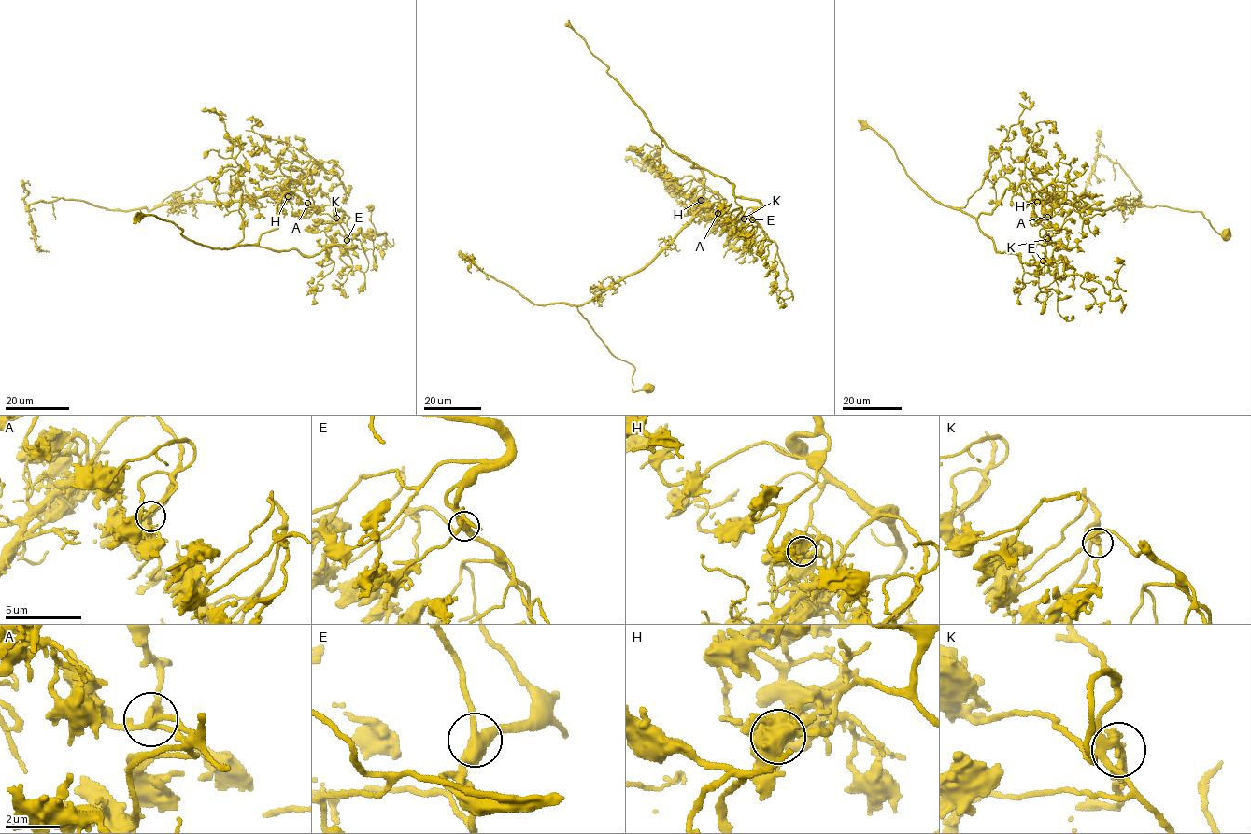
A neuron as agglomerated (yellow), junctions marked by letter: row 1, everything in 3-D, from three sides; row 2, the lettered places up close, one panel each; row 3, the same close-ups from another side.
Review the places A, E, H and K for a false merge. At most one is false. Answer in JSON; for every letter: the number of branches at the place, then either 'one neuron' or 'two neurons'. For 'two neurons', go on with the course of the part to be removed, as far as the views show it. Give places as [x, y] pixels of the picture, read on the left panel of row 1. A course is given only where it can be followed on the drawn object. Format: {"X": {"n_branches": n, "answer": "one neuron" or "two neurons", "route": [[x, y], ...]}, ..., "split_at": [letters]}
{"A": {"n_branches": 4, "answer": "one neuron"}, "E": {"n_branches": 3, "answer": "one neuron"}, "H": {"n_branches": 7, "answer": "two neurons", "route": [[288, 196], [177, 201], [150, 210], [106, 209], [60, 198], [32, 203], [35, 246], [49, 251]]}, "K": {"n_branches": 4, "answer": "one neuron"}, "split_at": ["H"]}

